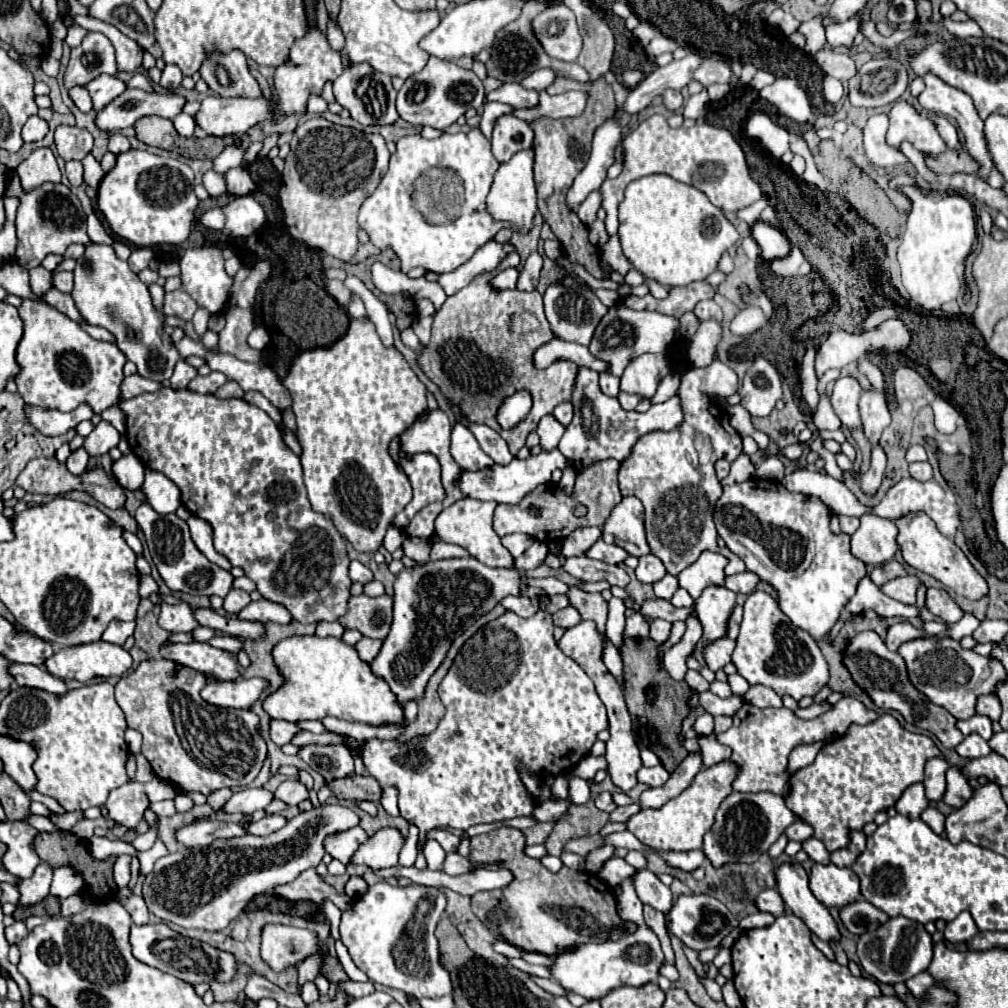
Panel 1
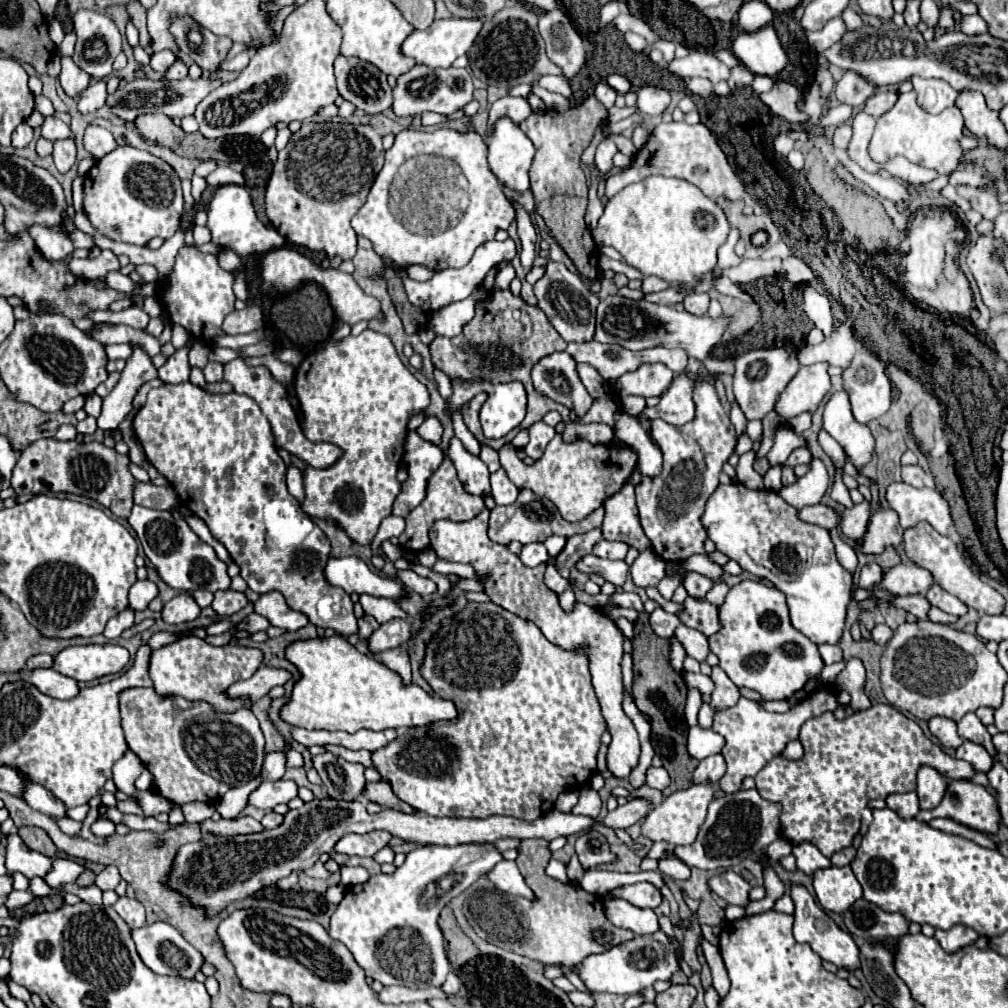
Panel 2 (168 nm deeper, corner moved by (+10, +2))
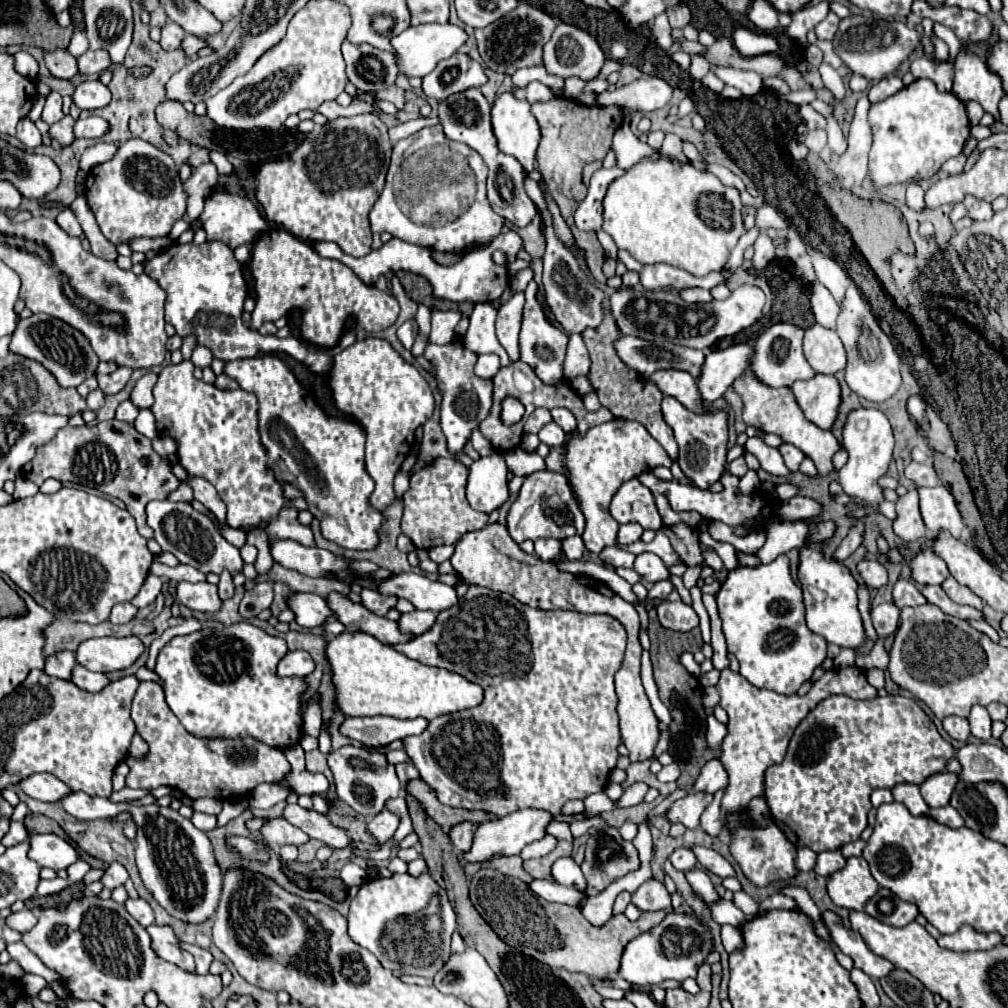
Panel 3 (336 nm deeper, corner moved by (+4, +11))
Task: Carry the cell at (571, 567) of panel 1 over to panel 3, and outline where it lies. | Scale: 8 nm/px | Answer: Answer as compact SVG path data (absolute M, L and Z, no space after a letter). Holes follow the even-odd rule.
M606 546L598 558L606 564L606 566L612 566L612 568L618 568L618 566L634 566L636 556L634 554L624 554L618 546Z

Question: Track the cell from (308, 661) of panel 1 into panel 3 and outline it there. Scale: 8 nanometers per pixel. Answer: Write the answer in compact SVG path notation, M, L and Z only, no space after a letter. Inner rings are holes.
M342 632L326 642L326 658L336 692L334 708L344 716L426 718L462 712L482 702L482 688L442 668L424 666L364 632Z

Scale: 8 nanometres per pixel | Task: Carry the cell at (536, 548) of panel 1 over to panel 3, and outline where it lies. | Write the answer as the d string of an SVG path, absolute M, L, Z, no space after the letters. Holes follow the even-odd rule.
M542 538L542 540L536 540L536 550L534 554L542 560L554 560L554 558L560 558L562 554L562 546L560 546L560 540L554 540L554 538Z

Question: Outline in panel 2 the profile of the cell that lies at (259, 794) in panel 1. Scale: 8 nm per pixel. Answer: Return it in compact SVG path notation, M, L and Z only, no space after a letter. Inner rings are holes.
M294 779L284 781L264 781L252 795L250 805L260 809L274 809L280 803L288 803L290 799L298 797L298 785Z

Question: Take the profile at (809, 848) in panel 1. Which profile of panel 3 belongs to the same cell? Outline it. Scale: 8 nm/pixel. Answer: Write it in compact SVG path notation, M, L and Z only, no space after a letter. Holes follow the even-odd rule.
M824 850L824 852L818 854L814 872L820 874L820 876L824 876L824 878L828 878L832 872L840 870L844 864L846 864L846 860L840 854L840 850Z

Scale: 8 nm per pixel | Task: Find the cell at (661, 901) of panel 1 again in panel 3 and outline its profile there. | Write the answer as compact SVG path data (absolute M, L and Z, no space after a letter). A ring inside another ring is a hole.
M656 878L646 880L634 894L632 904L636 904L642 912L654 912L654 910L670 910L670 894L666 892L666 886L658 882Z

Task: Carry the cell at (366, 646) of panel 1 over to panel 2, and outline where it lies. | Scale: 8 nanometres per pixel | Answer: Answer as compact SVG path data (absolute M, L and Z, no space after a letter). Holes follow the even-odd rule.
M392 619L382 623L378 631L370 635L370 651L386 651L404 645L410 639L412 623L408 619Z

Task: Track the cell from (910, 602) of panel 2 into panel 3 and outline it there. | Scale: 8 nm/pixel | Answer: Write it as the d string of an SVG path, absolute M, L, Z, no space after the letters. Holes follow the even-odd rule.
M922 586L920 592L922 592L922 596L924 596L930 604L938 606L944 614L950 614L950 616L956 616L956 618L962 618L962 620L982 618L982 612L978 612L978 610L974 610L974 608L970 608L970 606L962 606L962 604L952 602L940 586Z

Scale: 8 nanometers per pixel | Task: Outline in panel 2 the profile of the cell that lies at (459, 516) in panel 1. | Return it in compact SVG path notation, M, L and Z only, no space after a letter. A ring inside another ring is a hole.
M484 509L476 519L468 523L452 523L452 521L436 521L430 531L430 543L436 551L438 559L444 561L456 561L456 563L468 563L476 569L476 577L484 585L484 593L490 597L490 601L502 605L510 613L534 621L544 637L550 643L556 643L568 651L580 649L582 645L588 645L588 659L590 659L590 673L592 673L592 685L596 689L602 715L608 723L608 731L612 735L612 743L608 747L608 769L618 777L628 777L630 771L638 765L640 757L640 741L636 727L632 719L622 709L624 689L622 689L622 655L624 655L624 635L616 627L612 619L606 617L606 613L600 607L588 607L584 603L574 603L574 609L568 613L560 607L558 593L546 587L544 583L544 571L546 565L538 567L526 567L518 555L510 553L508 547L498 545L490 541L488 537L488 509Z

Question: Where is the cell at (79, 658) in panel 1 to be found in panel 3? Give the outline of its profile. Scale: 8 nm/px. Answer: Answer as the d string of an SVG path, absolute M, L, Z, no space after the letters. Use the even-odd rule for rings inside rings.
M136 636L126 638L90 638L76 650L76 662L92 672L124 670L144 652L144 644Z

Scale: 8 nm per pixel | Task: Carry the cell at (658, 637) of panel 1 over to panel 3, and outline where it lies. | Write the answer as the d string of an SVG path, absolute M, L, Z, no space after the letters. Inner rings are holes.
M660 602L656 606L658 620L668 630L688 632L698 626L698 616L692 610L692 606L686 606L684 602Z

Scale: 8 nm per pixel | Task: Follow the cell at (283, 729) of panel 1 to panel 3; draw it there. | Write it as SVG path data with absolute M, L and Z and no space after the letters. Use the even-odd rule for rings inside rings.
M372 716L372 718L346 718L340 724L340 734L358 740L366 746L382 746L392 740L402 740L412 734L420 734L426 728L426 718L398 720L390 716Z

